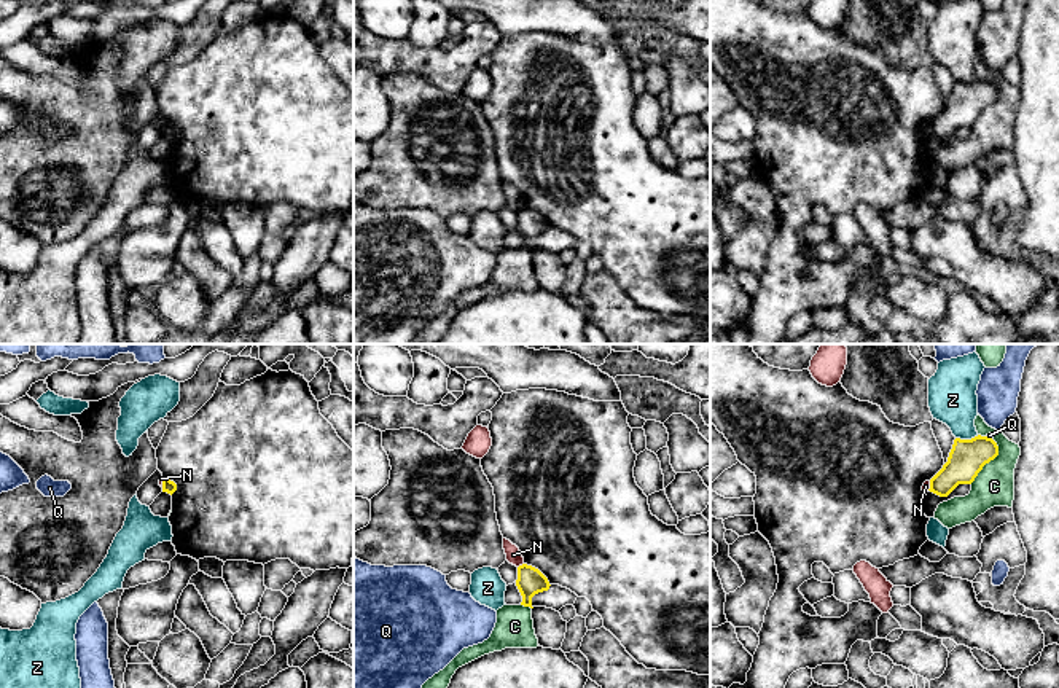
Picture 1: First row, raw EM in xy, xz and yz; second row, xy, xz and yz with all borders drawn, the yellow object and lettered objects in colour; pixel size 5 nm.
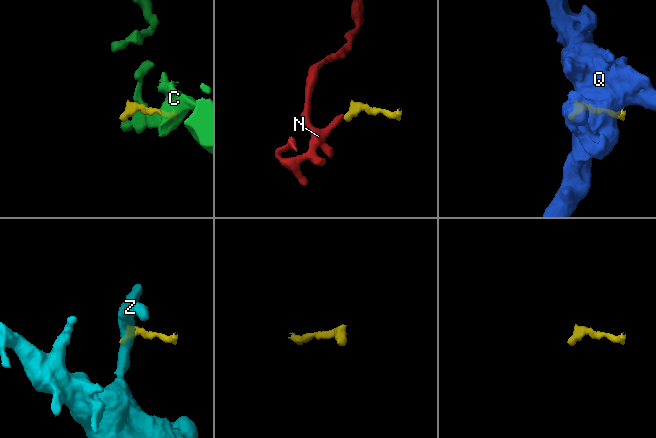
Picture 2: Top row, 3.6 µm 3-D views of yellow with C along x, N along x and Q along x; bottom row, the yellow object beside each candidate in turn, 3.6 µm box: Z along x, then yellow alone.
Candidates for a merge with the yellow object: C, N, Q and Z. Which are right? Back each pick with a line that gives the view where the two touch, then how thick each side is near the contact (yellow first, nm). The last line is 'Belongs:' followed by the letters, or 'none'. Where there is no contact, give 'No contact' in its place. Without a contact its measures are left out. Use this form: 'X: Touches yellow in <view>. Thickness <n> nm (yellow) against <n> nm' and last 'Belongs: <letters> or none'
Belongs: none

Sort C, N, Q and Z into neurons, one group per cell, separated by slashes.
C / N / Q / Z

